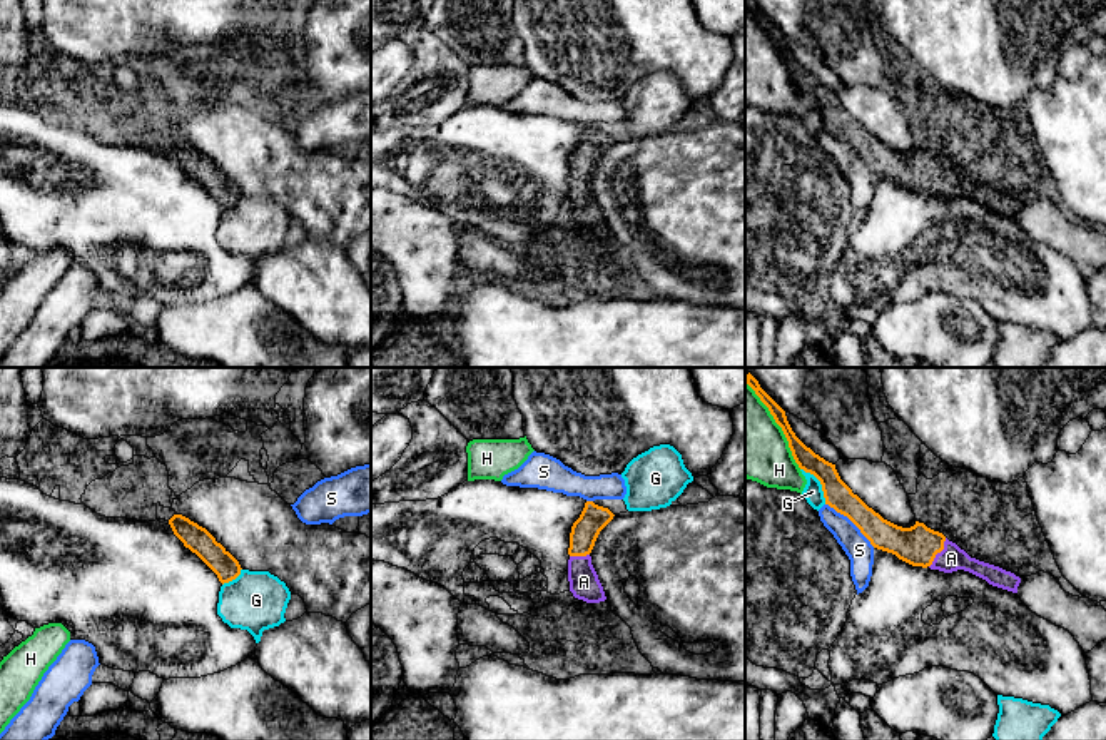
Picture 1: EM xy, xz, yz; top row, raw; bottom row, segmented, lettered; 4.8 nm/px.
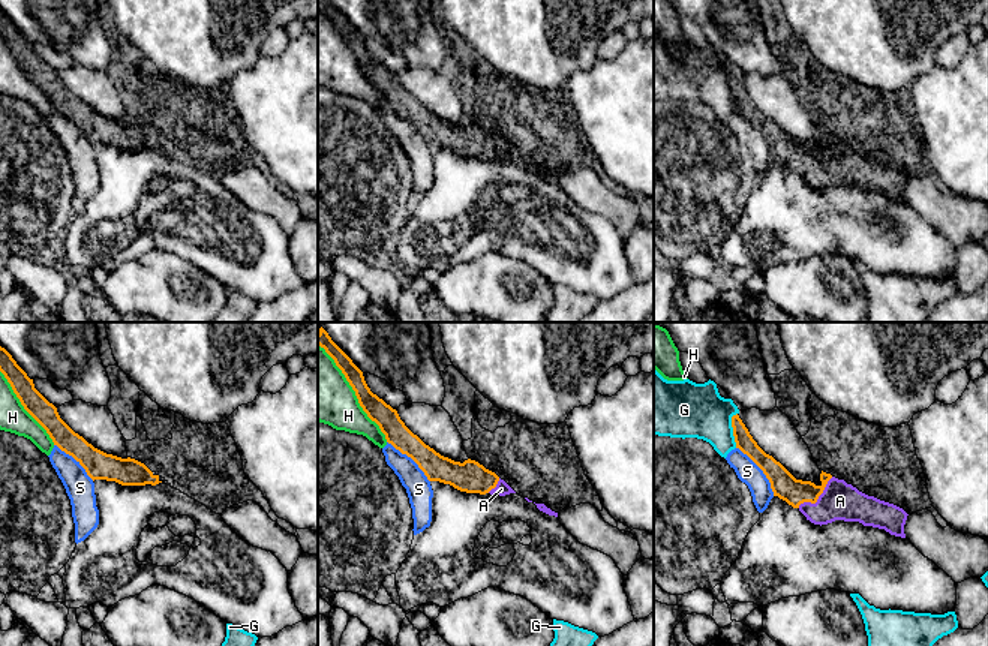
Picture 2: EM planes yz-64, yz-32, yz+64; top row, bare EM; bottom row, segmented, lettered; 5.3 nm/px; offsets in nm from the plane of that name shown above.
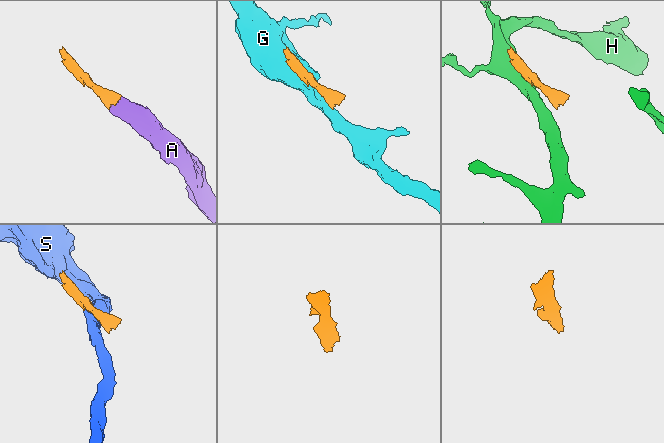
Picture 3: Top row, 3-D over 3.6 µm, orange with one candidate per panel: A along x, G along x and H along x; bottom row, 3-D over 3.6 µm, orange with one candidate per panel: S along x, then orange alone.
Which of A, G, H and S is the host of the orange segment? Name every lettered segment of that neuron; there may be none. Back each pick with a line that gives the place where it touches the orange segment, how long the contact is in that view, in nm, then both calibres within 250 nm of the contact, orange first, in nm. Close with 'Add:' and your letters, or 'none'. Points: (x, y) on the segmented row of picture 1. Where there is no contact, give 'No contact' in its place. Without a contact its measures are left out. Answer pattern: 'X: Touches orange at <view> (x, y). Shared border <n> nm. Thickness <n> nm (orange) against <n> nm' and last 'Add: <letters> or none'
A: Touches orange at yz (938, 552). Shared border 170 nm. Thickness 190 nm (orange) against 120 nm
Add: A

